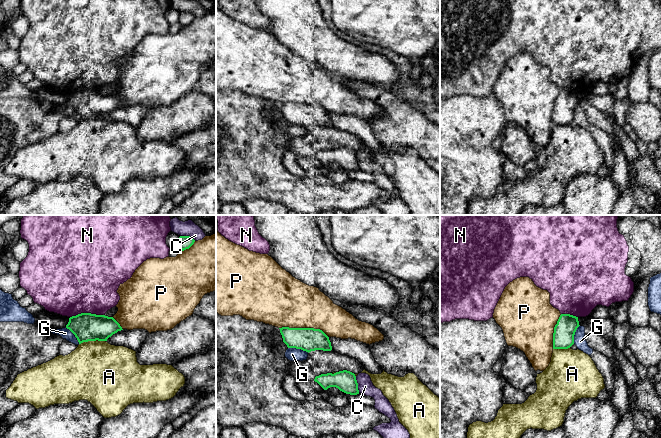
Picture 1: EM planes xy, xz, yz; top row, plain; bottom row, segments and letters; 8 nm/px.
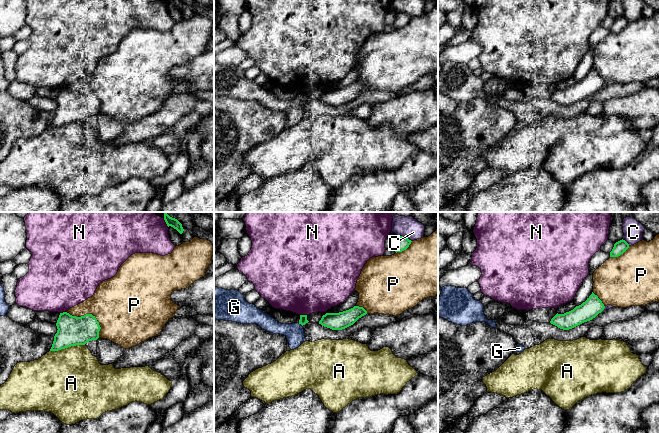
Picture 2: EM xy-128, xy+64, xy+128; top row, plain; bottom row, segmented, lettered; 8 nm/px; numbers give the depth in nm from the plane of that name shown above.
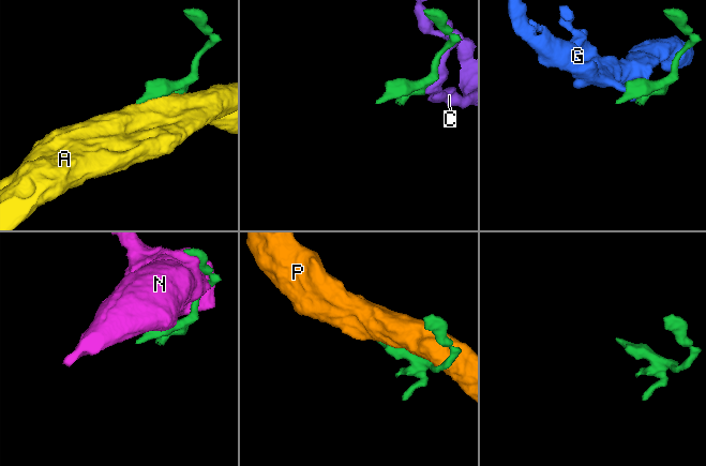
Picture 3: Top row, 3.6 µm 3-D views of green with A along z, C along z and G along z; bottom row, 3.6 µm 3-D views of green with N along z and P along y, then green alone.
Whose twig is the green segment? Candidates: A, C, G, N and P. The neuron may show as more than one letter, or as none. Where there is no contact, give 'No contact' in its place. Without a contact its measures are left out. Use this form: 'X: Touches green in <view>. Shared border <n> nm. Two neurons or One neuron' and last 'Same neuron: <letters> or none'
A: Touches green in xy. Shared border 220 nm. One neuron
C: Touches green in xz. Shared border 140 nm. Two neurons
G: Touches green in xz. Shared border 170 nm. Two neurons
N: Touches green in xy. Shared border 280 nm. Two neurons
P: Touches green in xz. Shared border 400 nm. Two neurons
Same neuron: A

